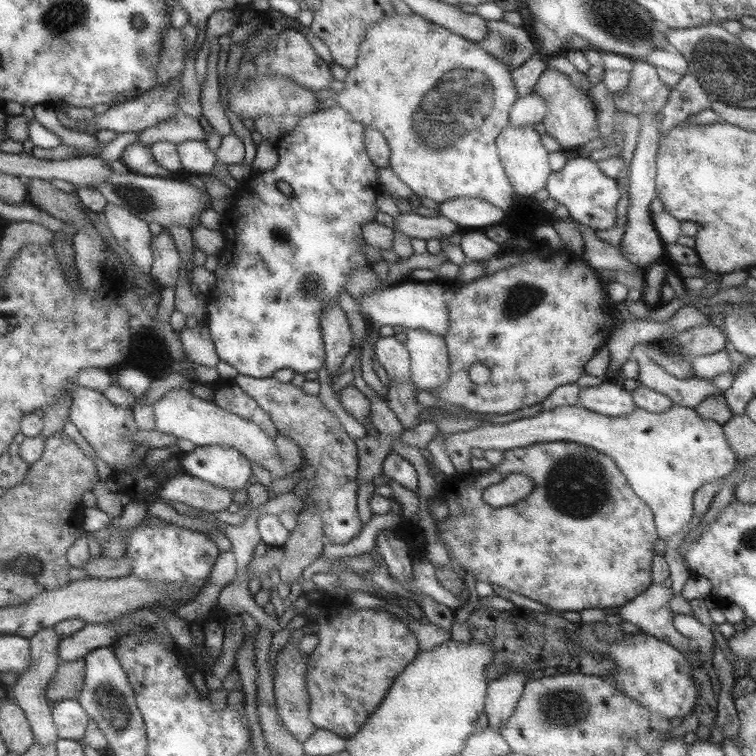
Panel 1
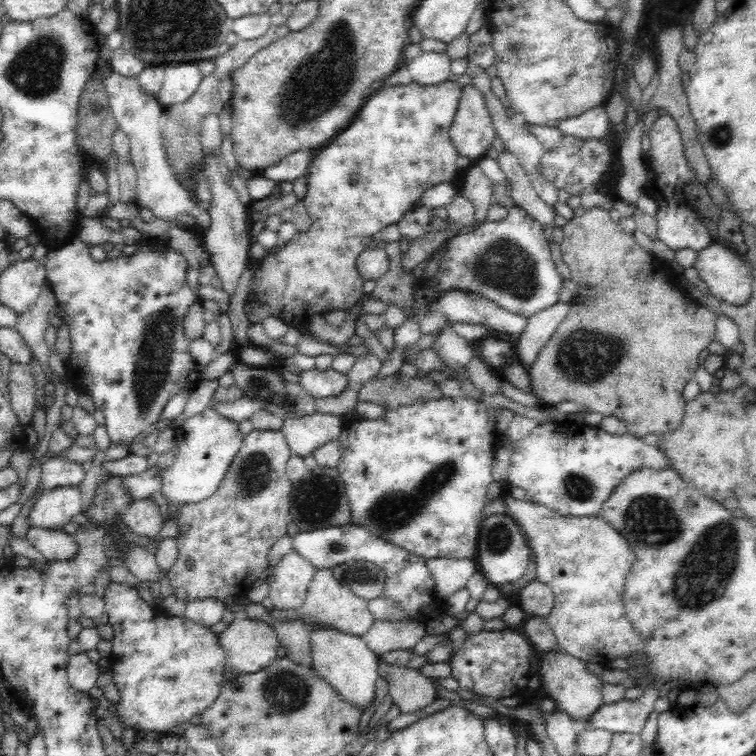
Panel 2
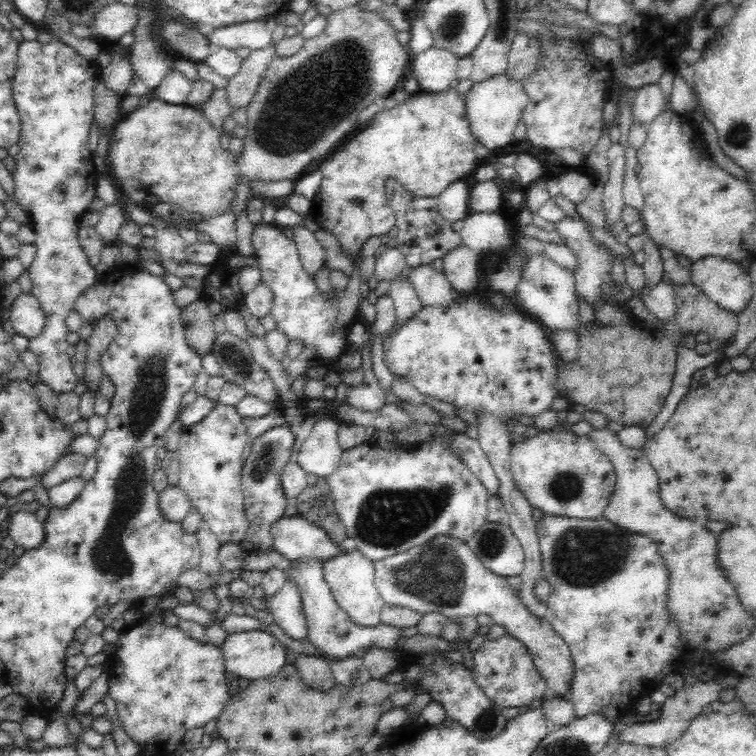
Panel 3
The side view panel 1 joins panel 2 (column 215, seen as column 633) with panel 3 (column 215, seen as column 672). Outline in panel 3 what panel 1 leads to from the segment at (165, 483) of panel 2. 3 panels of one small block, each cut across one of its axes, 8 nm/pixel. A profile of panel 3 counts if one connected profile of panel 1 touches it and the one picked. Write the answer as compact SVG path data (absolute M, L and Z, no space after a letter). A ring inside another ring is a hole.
M218 403L209 410L208 414L196 424L187 426L180 438L178 454L180 463L180 474L178 487L188 495L191 505L198 509L202 515L203 525L209 528L220 543L240 543L246 538L250 523L244 512L244 493L241 484L242 454L246 444L251 442L247 435L247 428L241 421L243 418L238 414L236 407L225 406Z

